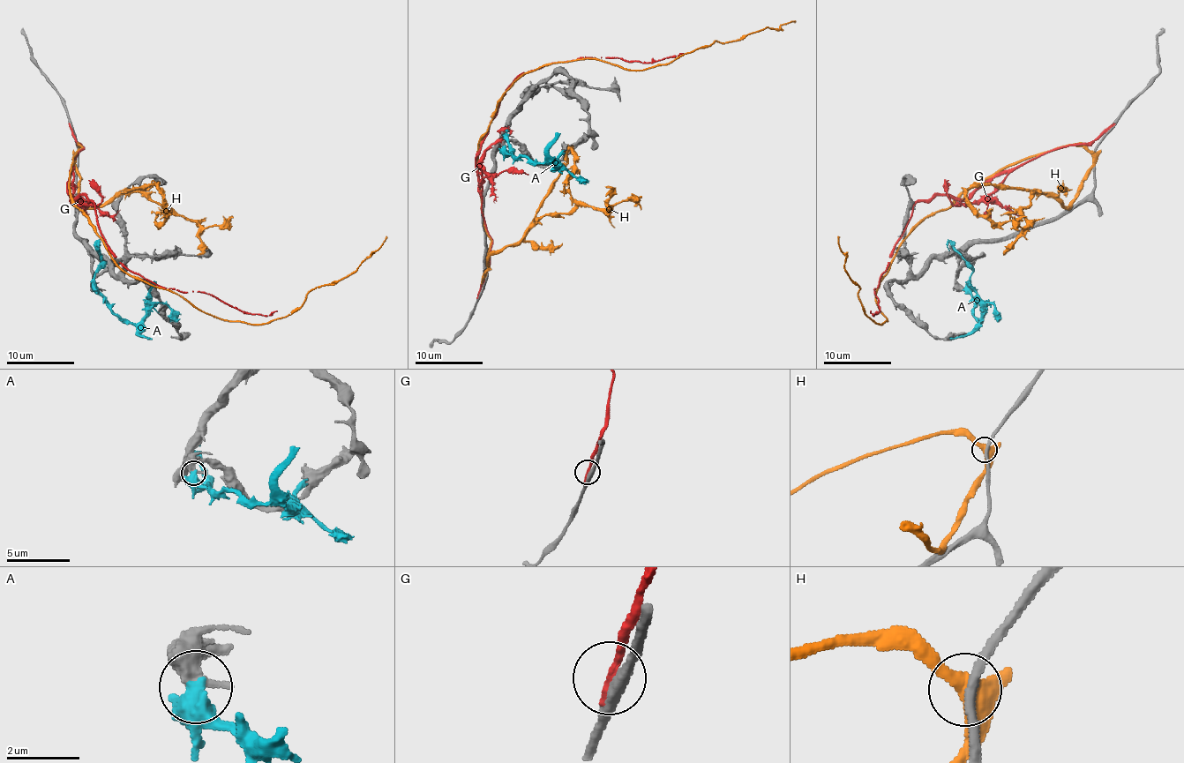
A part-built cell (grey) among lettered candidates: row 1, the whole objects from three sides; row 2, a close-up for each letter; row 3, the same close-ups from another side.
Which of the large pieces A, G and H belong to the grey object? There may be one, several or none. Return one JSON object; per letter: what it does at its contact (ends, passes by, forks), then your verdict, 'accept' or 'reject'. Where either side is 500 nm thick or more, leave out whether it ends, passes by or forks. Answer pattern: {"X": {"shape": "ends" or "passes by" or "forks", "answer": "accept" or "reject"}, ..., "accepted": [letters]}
{"A": {"answer": "reject"}, "G": {"shape": "ends", "answer": "reject"}, "H": {"shape": "forks", "answer": "reject"}, "accepted": []}

